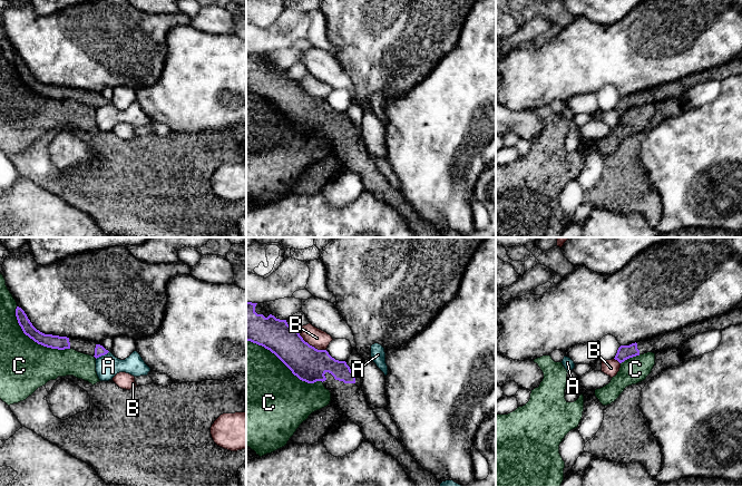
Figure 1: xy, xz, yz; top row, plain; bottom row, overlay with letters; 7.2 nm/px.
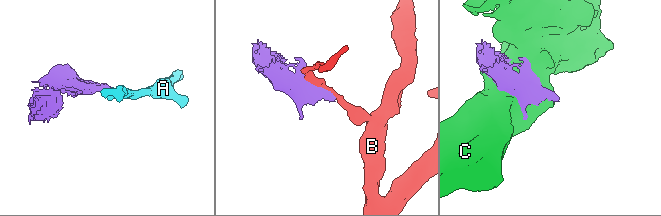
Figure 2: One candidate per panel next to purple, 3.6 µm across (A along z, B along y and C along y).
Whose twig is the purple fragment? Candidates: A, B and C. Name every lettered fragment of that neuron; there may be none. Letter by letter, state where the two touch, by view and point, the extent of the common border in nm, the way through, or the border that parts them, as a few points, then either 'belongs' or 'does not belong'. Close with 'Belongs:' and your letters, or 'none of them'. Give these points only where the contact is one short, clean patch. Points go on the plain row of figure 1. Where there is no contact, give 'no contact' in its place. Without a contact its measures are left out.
A: meets purple in xy at (103, 105); contact 120 nm long; border along xy (109, 101), (96, 109); does not belong
B: meets purple in xz at (309, 95); contact 260 nm long; does not belong
C: meets purple in xz at (284, 114); contact 650 nm long; does not belong
Belongs: none of them

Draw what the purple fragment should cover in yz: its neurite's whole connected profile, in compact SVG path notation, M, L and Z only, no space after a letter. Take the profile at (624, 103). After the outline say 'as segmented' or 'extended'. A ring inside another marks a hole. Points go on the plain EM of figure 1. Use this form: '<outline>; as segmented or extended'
M742 59L731 60L728 64L709 70L689 75L674 82L663 84L660 87L651 88L646 91L638 91L629 96L621 96L614 109L622 114L629 108L647 103L657 104L671 98L681 99L683 94L695 85L711 80L723 80L740 74L742 74Z; extended

